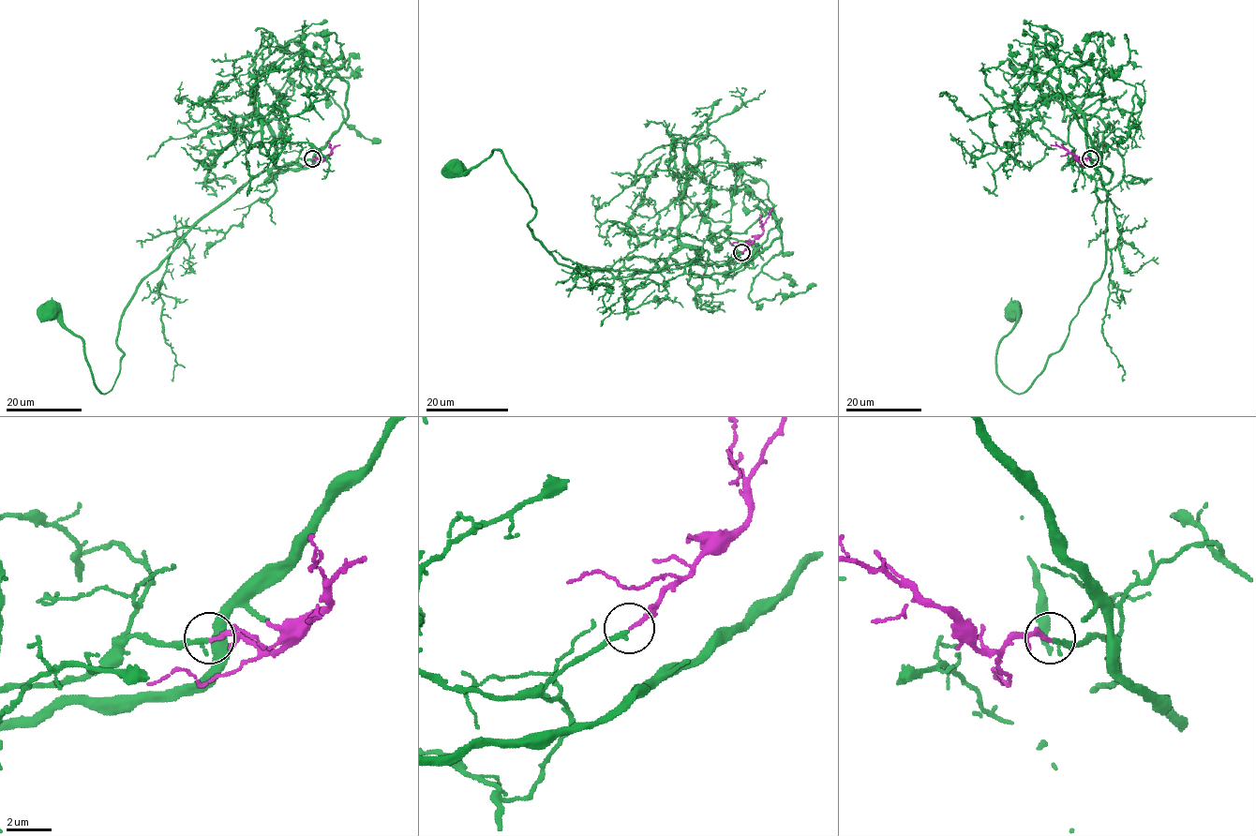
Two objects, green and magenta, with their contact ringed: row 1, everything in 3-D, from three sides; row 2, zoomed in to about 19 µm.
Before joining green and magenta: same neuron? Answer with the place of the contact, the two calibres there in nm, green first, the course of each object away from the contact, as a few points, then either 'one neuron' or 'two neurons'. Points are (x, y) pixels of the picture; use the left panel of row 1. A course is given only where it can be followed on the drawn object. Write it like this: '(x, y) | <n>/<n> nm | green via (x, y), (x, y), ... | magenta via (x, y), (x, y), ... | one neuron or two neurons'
(312, 158) | 220/170 nm | green via (311, 158), (249, 179), (138, 286), (119, 322), (124, 356), (108, 393), (97, 387), (84, 341), (49, 311) | magenta via (311, 158), (324, 160), (340, 144) | one neuron

